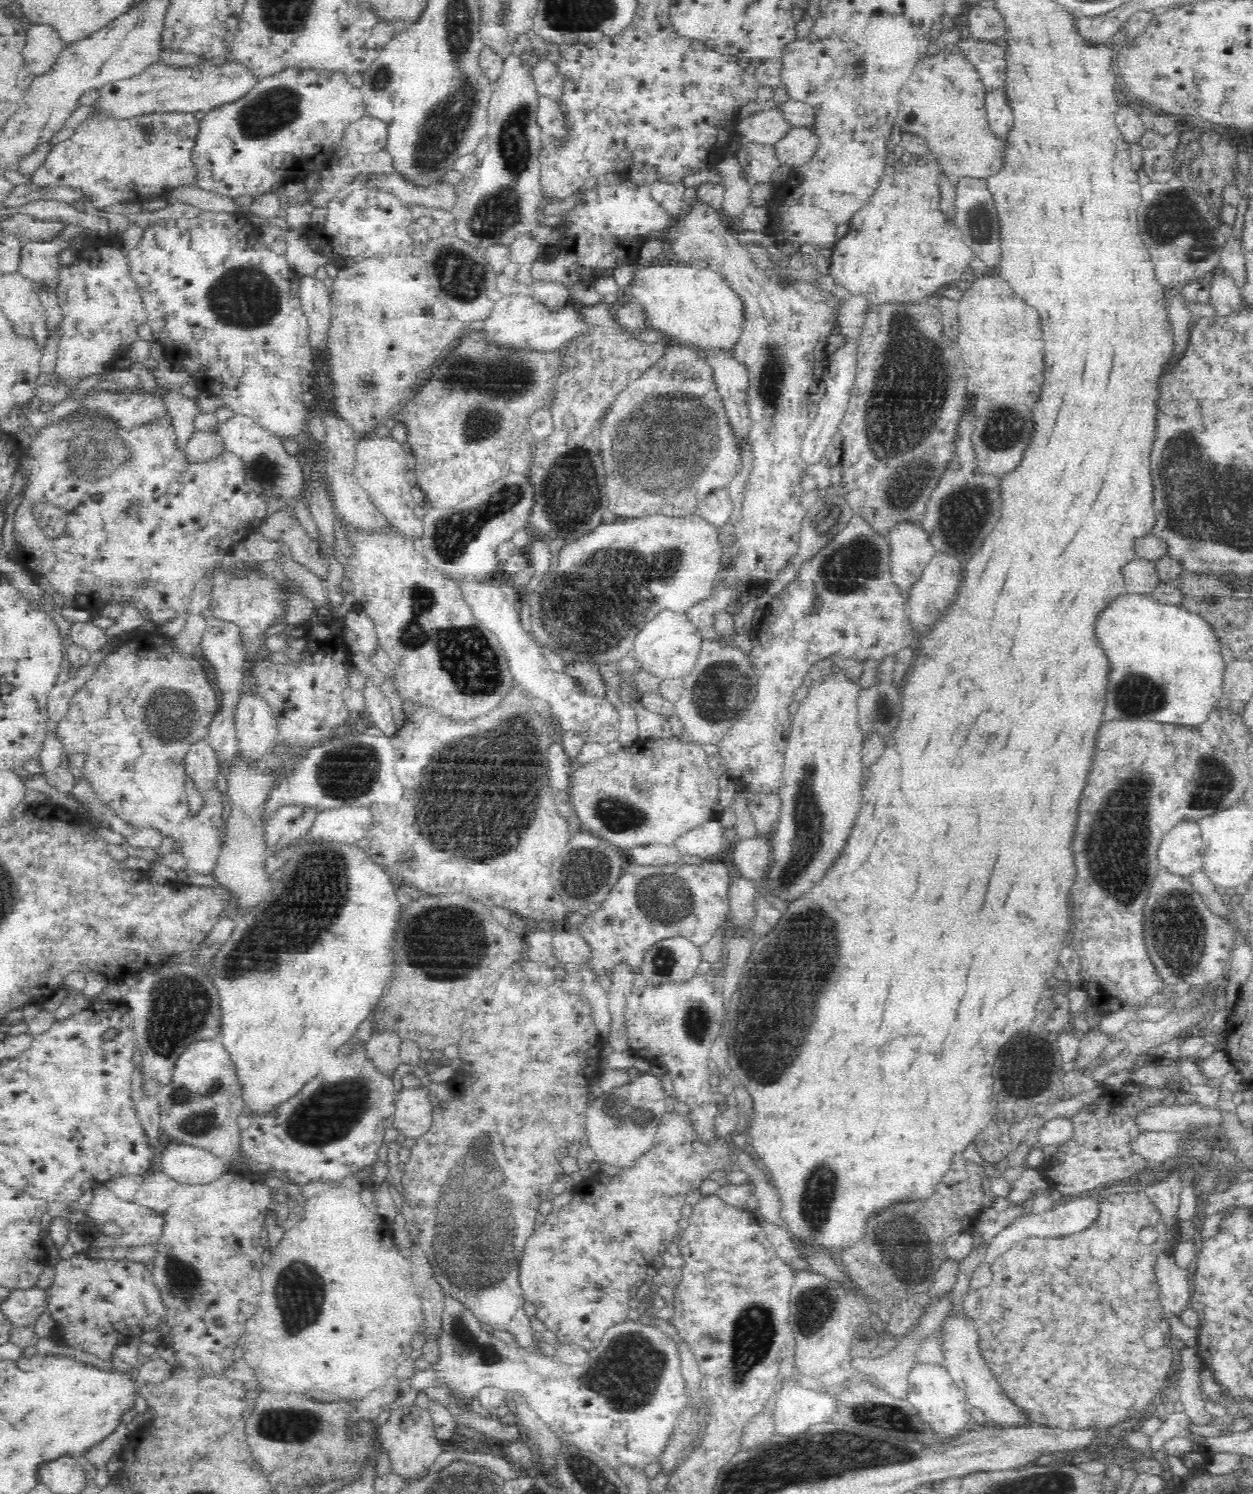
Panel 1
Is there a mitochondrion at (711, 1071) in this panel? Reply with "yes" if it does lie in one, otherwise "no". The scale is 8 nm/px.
no

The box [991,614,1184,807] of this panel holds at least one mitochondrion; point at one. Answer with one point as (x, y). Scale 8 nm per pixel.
(1133, 694)

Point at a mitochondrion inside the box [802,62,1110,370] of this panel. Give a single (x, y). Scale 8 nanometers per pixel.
(980, 211)

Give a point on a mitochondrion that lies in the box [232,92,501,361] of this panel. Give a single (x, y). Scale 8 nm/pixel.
(464, 280)

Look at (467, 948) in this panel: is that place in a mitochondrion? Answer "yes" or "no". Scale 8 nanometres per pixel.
yes

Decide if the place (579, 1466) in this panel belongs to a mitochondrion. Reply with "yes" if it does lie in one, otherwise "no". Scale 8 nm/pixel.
yes

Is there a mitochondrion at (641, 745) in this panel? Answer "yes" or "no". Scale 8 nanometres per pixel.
no

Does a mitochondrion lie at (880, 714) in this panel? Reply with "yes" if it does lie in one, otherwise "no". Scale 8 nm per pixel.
yes

